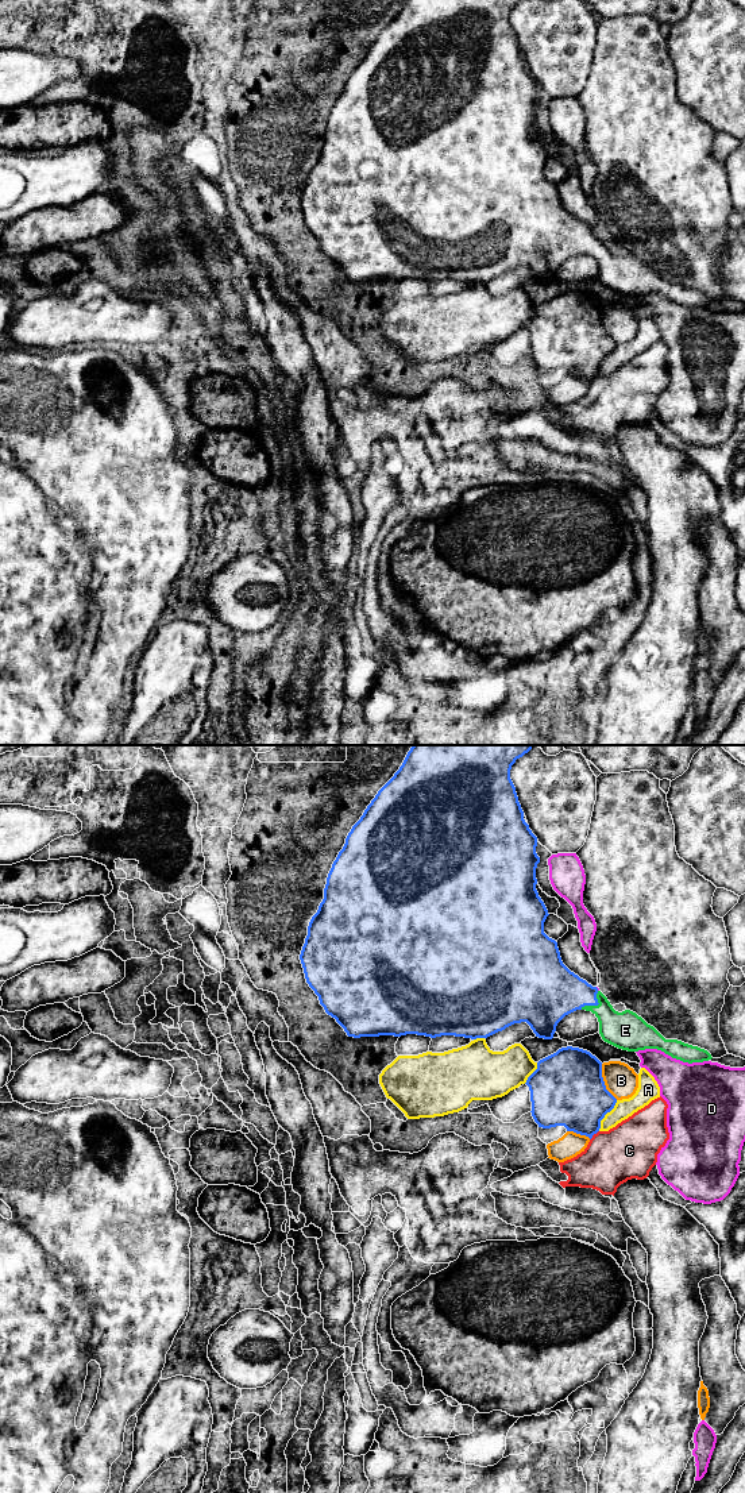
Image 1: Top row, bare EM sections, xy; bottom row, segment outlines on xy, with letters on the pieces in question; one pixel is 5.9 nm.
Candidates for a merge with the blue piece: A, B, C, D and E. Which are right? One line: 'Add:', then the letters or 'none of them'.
Add: E

